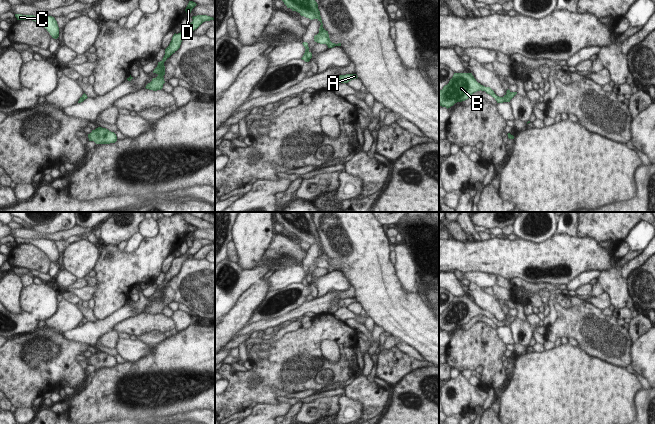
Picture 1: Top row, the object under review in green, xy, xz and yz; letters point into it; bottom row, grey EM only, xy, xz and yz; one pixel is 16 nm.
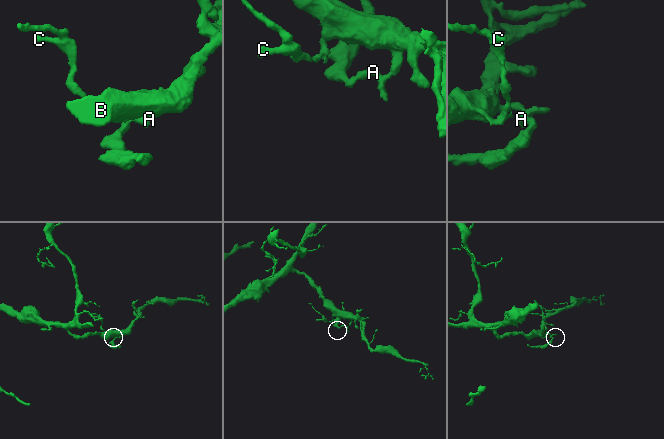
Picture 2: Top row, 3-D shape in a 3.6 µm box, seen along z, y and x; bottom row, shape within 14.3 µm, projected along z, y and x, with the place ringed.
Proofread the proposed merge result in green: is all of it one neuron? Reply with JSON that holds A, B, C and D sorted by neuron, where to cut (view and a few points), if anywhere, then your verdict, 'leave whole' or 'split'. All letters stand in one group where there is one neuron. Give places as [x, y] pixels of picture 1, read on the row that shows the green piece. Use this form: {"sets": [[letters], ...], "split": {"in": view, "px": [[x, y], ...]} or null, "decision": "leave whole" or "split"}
{"sets": [["A", "B", "D"], ["C"]], "split": {"in": "xz", "px": [[308, 51], [306, 56], [309, 60]]}, "decision": "split"}

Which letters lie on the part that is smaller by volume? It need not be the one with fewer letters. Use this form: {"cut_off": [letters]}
{"cut_off": ["C"]}

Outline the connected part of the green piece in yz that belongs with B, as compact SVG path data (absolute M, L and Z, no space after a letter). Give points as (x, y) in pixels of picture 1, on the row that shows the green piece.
M454 73L449 83L439 91L439 106L448 109L457 102L465 101L473 93L480 90L491 95L497 103L510 102L517 94L517 92L511 92L506 98L499 97L490 87L485 87L478 83L472 73Z

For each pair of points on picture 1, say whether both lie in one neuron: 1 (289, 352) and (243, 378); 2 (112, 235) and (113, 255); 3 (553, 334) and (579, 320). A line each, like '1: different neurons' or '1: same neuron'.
1: same neuron
2: different neurons
3: same neuron

